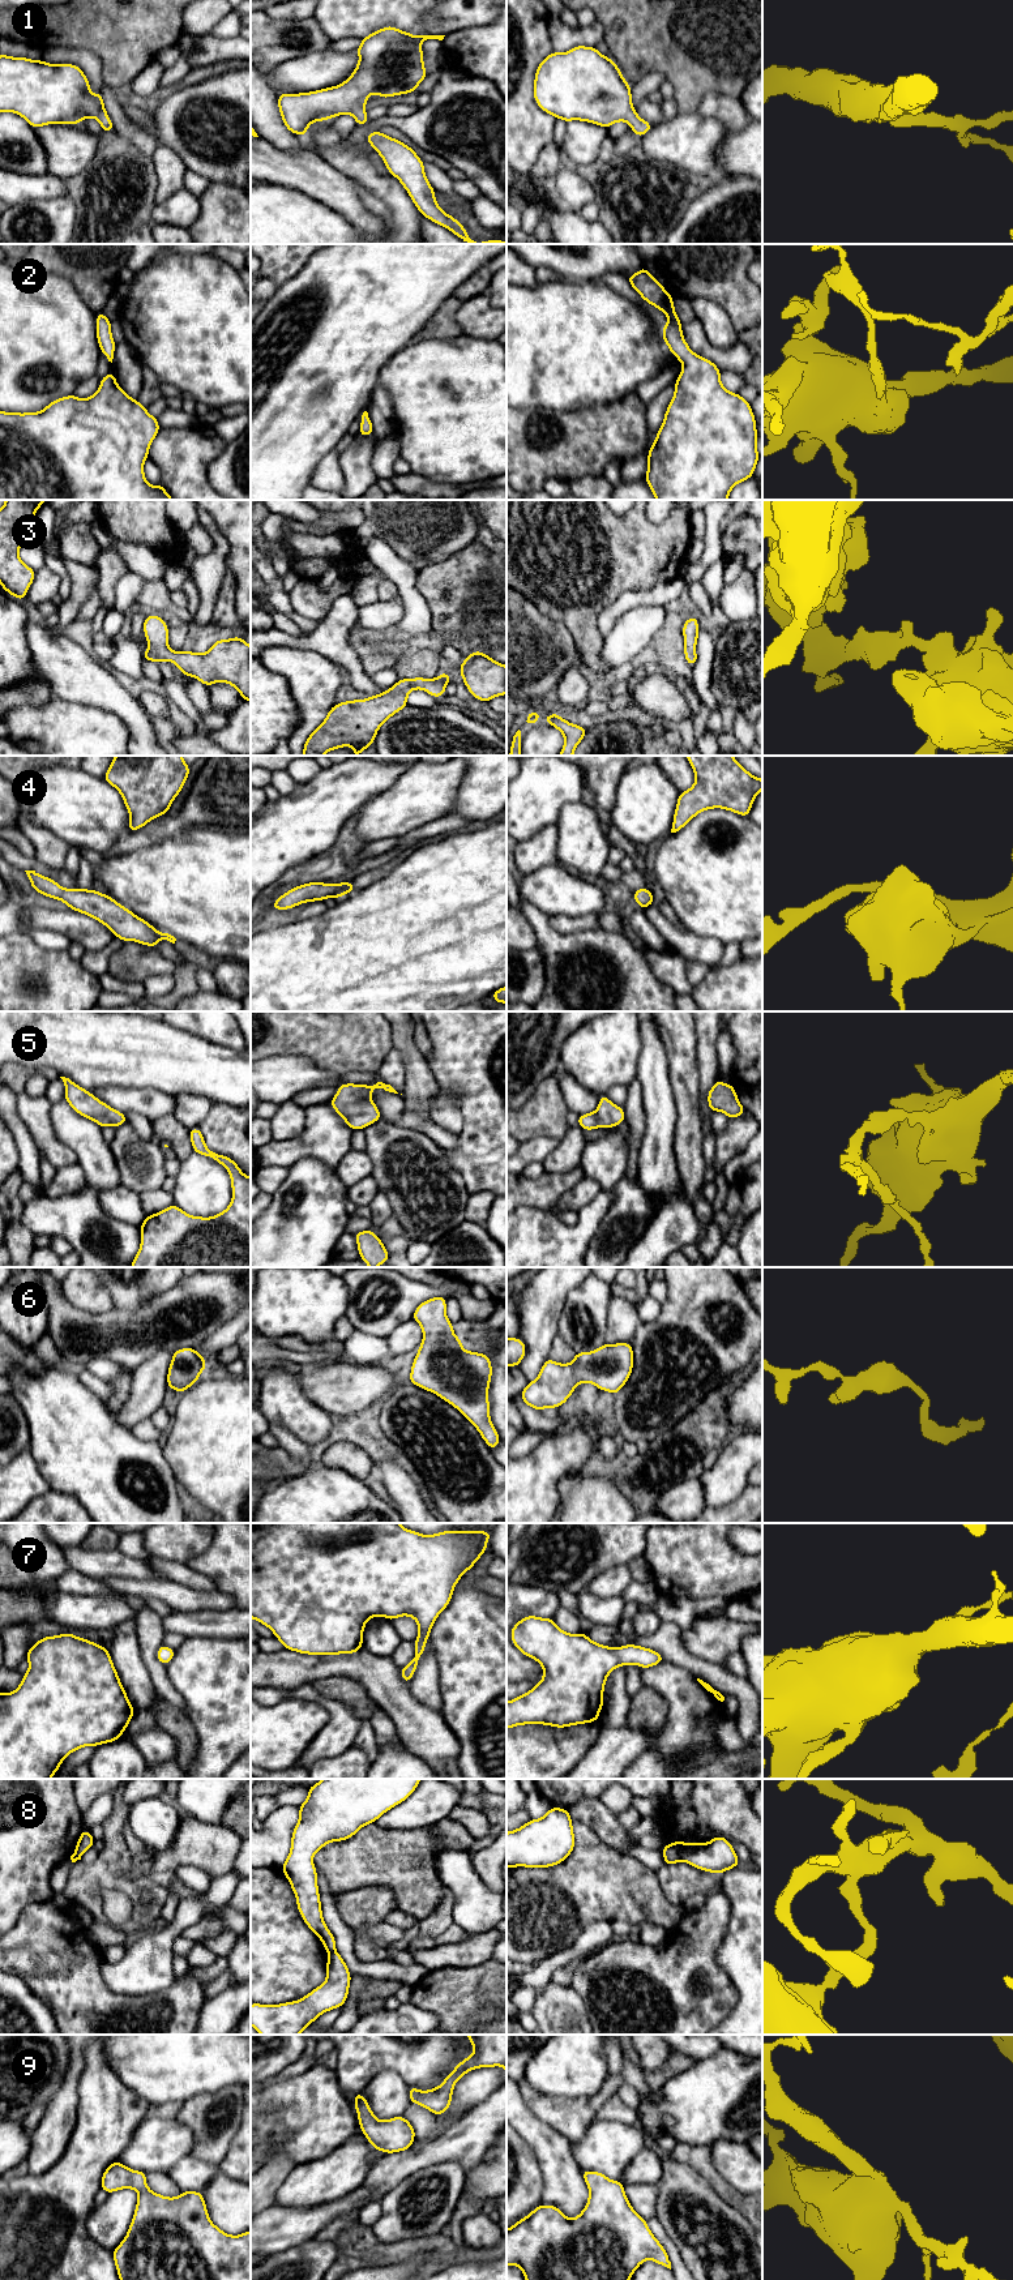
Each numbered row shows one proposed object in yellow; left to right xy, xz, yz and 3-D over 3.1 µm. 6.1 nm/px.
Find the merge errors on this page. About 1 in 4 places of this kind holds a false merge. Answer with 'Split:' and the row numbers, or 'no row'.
Split: 8

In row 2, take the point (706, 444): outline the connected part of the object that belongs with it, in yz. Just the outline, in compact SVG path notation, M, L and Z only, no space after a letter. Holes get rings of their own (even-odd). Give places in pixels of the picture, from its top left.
M646 266L625 278L646 303L668 317L662 329L662 338L671 354L683 364L664 420L647 452L645 480L657 500L728 500L736 484L752 478L760 458L756 418L751 403L738 393L728 392L721 382L721 369L689 348L681 331L683 322L675 312L672 295Z

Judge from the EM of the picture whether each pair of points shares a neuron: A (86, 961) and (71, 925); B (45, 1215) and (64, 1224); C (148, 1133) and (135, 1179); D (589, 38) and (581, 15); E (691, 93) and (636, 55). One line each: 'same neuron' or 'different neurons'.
A: different neurons
B: same neuron
C: different neurons
D: different neurons
E: same neuron

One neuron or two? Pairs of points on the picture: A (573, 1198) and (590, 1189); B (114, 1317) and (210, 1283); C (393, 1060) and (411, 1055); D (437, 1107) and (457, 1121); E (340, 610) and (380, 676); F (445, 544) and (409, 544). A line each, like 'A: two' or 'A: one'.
A: one
B: one
C: two
D: one
E: two
F: one

